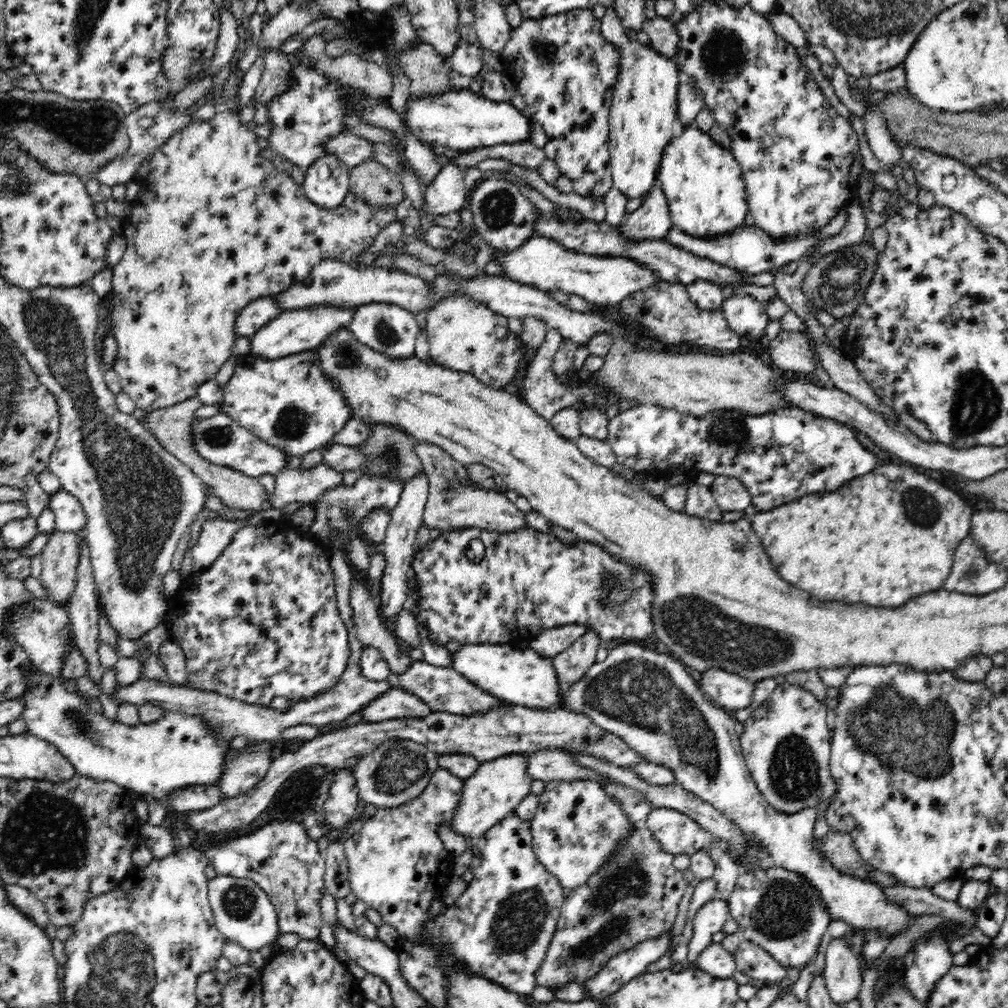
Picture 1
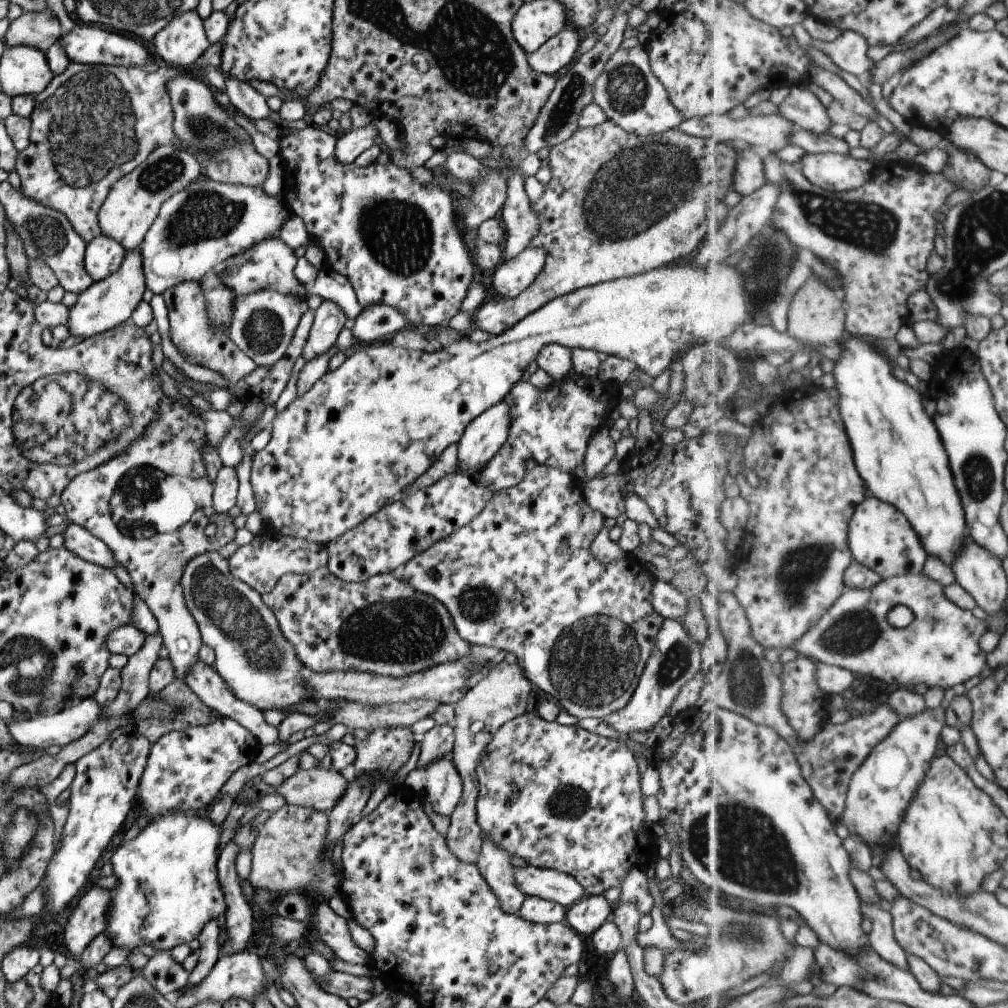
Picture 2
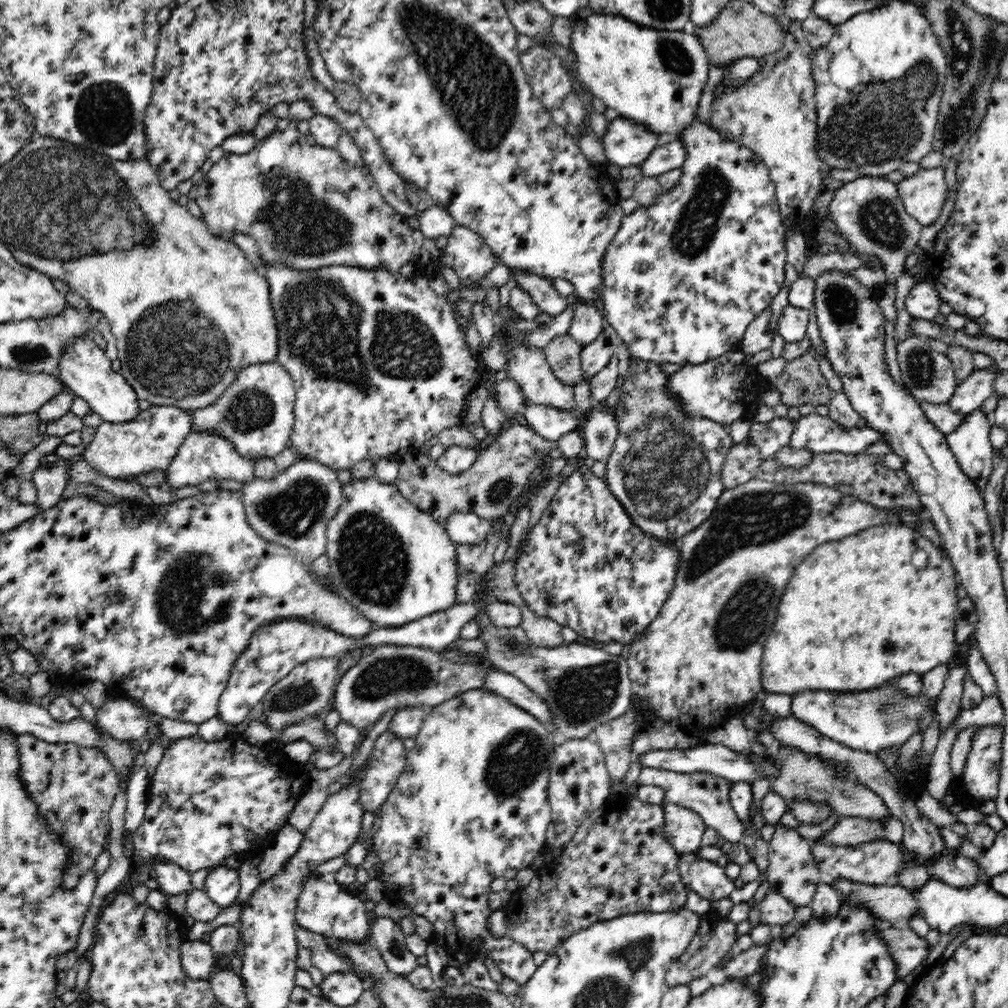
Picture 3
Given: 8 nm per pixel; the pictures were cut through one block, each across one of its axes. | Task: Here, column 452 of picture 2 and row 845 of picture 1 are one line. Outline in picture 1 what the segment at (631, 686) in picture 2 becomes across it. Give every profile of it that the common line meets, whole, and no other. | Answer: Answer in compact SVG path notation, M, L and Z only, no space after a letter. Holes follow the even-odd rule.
M596 781L549 782L537 797L537 811L529 820L534 853L567 892L584 884L602 864L608 863L636 823L624 813L620 801L608 795Z

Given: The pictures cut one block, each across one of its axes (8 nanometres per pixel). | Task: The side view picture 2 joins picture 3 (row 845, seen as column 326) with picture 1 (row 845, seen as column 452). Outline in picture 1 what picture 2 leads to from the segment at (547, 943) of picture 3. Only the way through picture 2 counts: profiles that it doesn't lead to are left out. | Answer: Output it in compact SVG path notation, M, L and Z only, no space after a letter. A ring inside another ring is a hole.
M644 822L633 823L632 832L622 840L622 844L611 855L609 862L592 874L584 884L568 892L561 908L554 936L546 952L546 958L536 970L536 984L552 990L563 987L568 982L582 984L585 980L595 977L603 966L614 956L632 946L666 934L671 930L678 904L684 896L688 881L683 879L682 871L673 865L674 856L665 852L654 835L647 829Z

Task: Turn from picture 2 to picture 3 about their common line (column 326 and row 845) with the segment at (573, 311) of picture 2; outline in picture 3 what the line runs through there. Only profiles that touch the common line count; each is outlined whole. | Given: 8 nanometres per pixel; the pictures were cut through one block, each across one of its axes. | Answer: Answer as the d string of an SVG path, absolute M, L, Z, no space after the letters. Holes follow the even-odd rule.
M485 688L467 690L438 705L428 711L425 722L415 736L416 746L407 752L406 764L402 774L398 777L396 786L390 791L388 798L373 811L374 822L371 827L371 832L373 832L371 848L376 852L380 861L378 878L384 886L383 898L400 900L400 902L403 900L404 904L409 905L412 912L427 918L428 922L434 927L434 932L432 932L428 943L442 946L450 955L464 954L469 962L474 959L486 960L484 954L487 952L487 956L494 960L494 964L498 966L498 970L502 972L503 976L523 985L530 980L530 977L537 969L534 959L532 959L532 953L526 947L519 946L508 934L500 938L492 935L492 931L489 929L489 916L493 910L488 907L488 896L492 894L491 884L495 878L504 876L504 872L508 868L519 870L520 868L530 867L546 844L547 830L551 821L549 776L555 748L552 742L551 731L547 725L540 723L526 710L518 708L518 706L512 704L509 700Z

